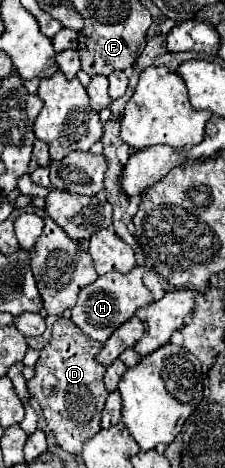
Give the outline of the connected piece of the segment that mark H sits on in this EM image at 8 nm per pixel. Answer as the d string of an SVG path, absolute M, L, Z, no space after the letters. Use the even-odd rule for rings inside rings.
M136 266L128 274L110 272L110 274L98 276L98 280L94 284L80 290L70 318L74 320L74 324L78 324L78 328L82 328L82 332L86 332L86 336L104 344L108 340L110 332L114 332L114 328L118 328L120 324L124 324L124 320L134 316L136 308L152 304L152 292L146 288L146 284L142 280L146 272L148 272L148 268Z

